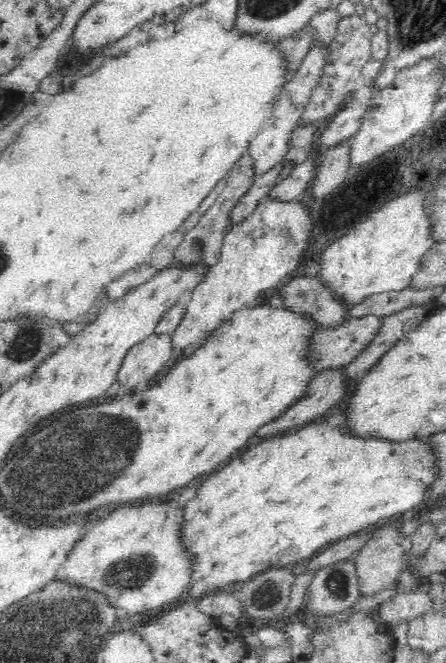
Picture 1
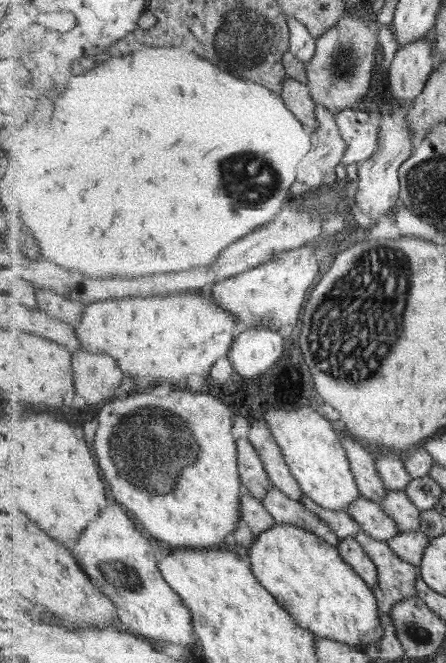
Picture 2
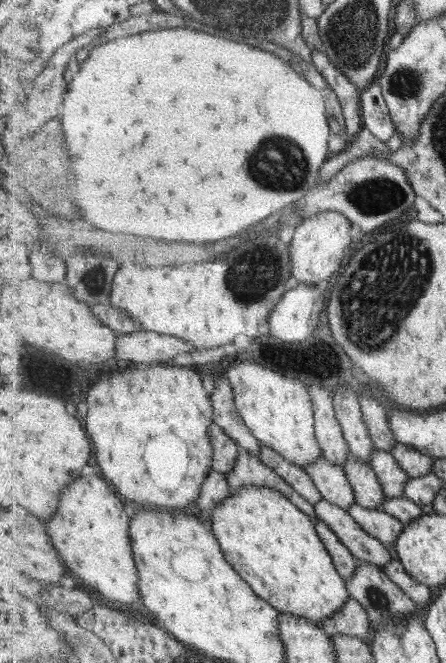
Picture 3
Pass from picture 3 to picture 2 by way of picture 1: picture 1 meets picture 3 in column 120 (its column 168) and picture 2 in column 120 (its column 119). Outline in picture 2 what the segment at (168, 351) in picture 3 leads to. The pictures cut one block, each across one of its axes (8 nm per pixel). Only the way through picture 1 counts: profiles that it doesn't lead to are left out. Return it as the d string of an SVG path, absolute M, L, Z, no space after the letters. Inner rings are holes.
M82 348L73 354L73 370L75 370L77 395L83 398L85 406L99 406L104 405L107 400L114 400L119 398L119 386L123 382L125 372L119 368L117 360L109 354L85 352Z

